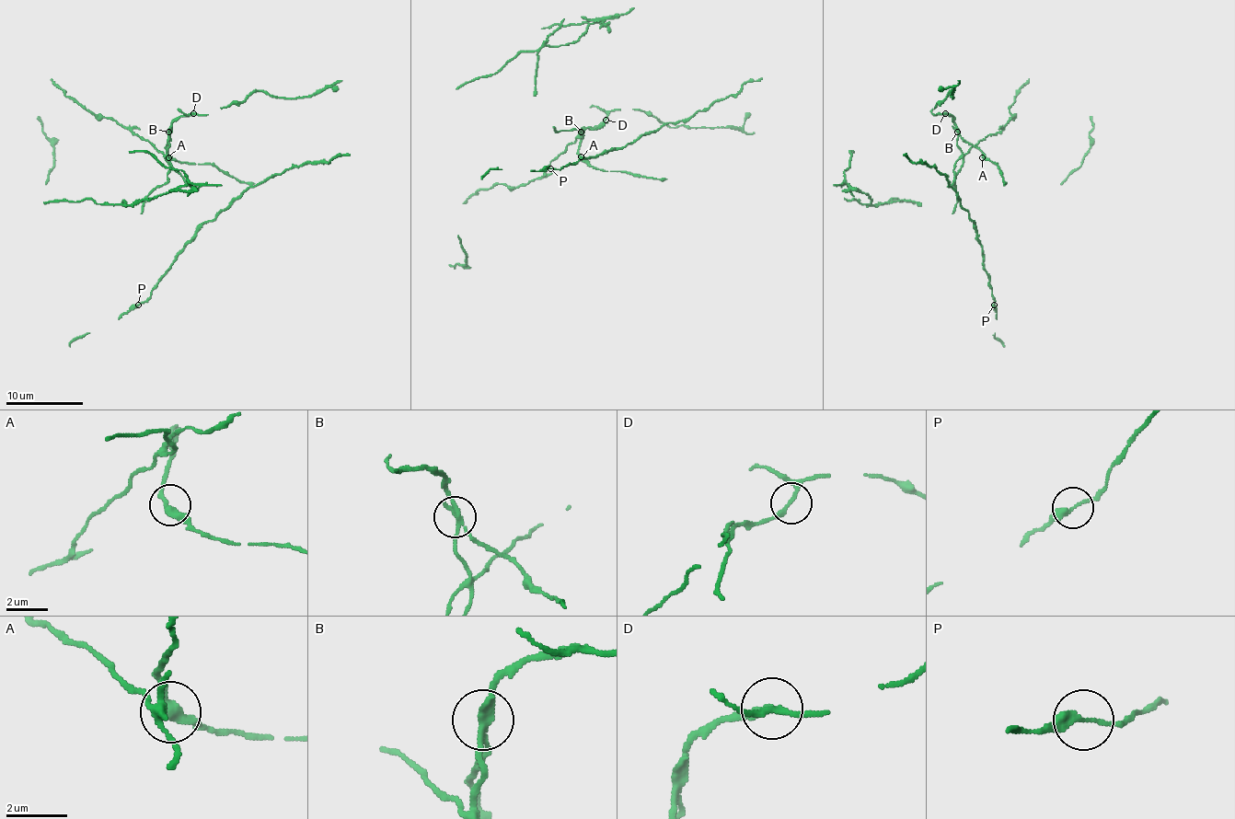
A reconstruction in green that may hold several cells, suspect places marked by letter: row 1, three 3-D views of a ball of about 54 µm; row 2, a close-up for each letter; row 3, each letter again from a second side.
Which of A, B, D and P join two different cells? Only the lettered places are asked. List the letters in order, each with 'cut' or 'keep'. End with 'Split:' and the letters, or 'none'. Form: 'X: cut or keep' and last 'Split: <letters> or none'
A: keep
B: cut
D: keep
P: keep
Split: B

